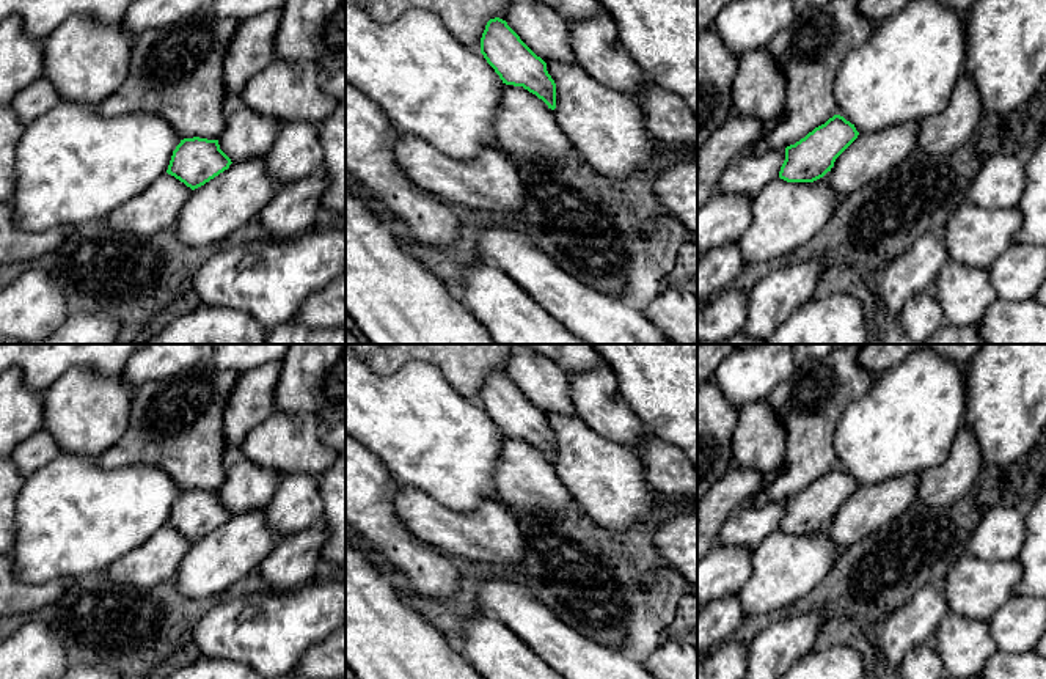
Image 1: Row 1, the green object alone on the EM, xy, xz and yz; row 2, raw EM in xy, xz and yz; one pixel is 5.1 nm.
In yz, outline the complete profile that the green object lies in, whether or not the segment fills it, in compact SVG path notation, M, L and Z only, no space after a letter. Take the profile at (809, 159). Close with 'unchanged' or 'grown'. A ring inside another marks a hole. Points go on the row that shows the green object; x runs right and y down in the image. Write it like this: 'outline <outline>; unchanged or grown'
outline M834 115L804 138L785 148L779 178L814 182L825 178L845 196L878 179L917 149L919 123L859 134L850 121Z; grown

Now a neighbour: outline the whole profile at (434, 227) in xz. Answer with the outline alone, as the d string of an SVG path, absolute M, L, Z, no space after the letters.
M346 82L346 181L353 189L364 189L408 229L407 245L424 258L440 253L459 256L470 245L470 229L462 220L462 209L416 185L397 163L394 143L399 137L383 110L366 94Z

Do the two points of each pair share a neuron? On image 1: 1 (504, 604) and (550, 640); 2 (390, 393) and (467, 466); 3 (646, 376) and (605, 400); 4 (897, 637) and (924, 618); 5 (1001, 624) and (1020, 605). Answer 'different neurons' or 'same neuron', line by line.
1: same neuron
2: same neuron
3: different neurons
4: same neuron
5: same neuron

